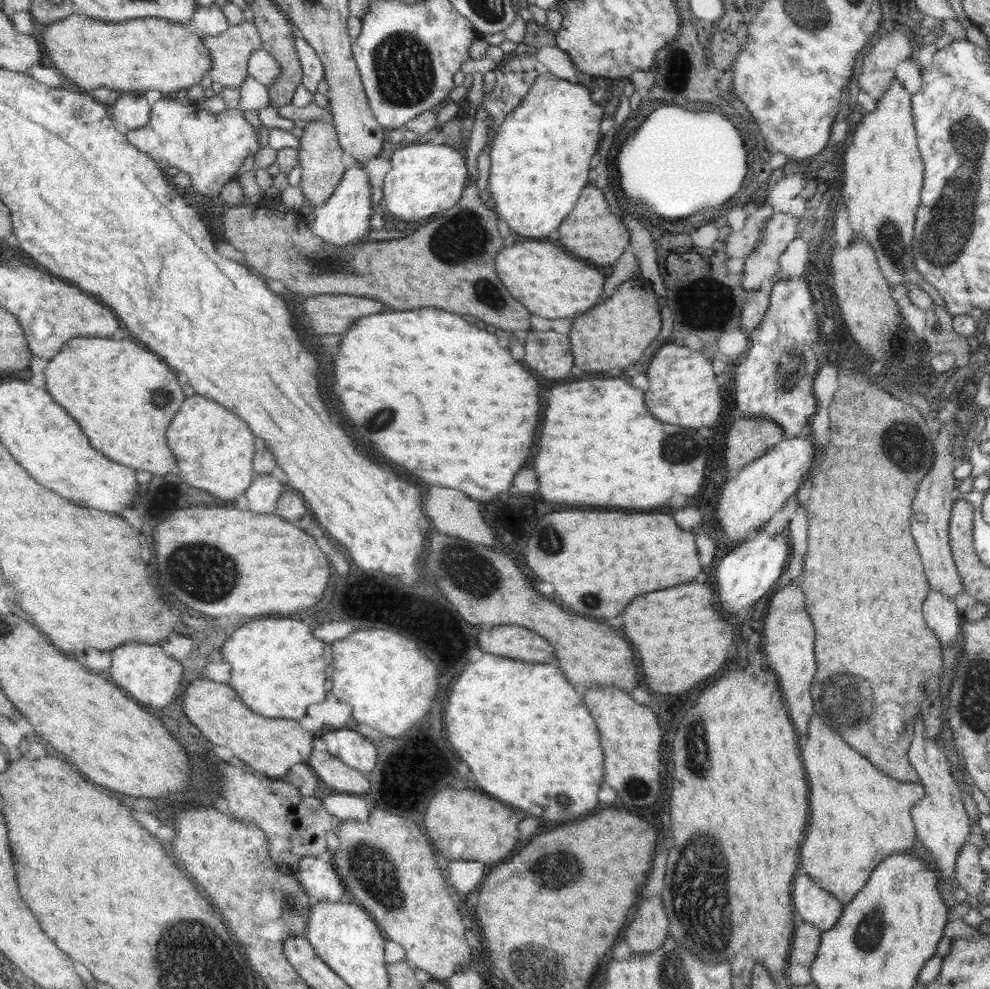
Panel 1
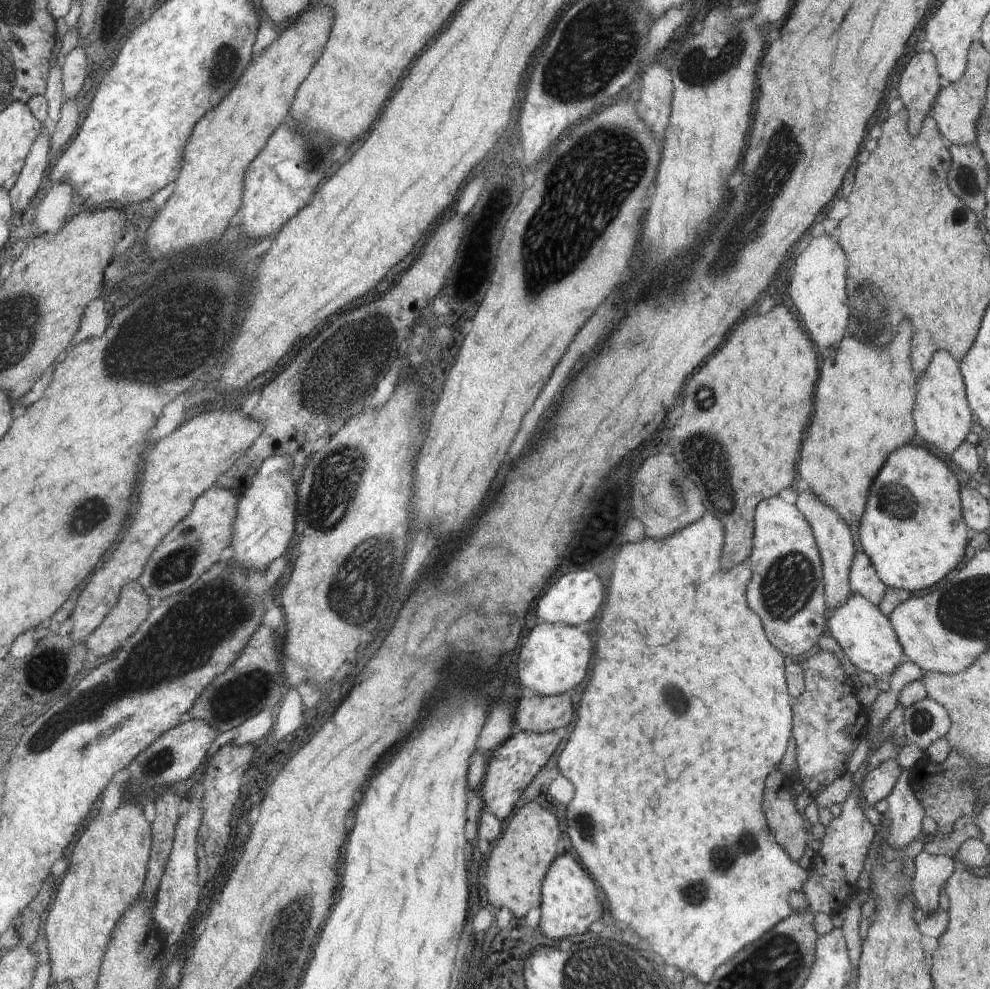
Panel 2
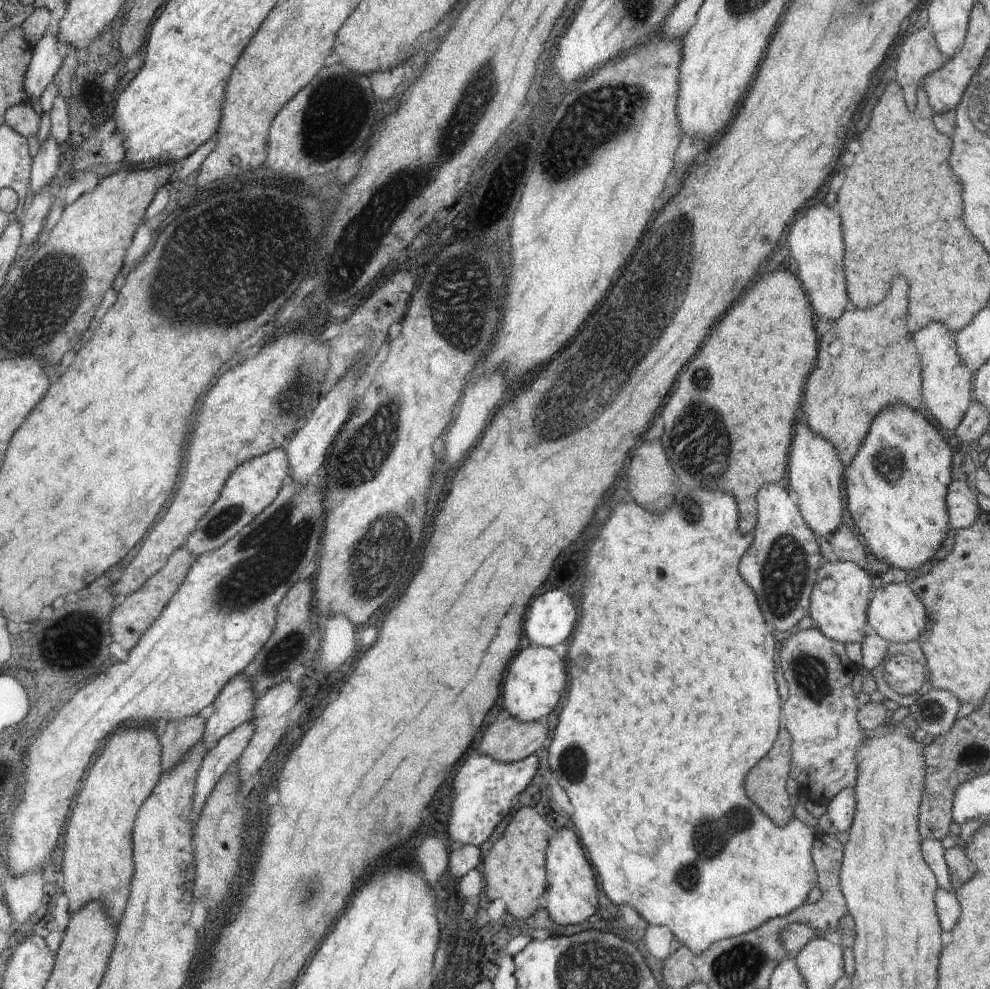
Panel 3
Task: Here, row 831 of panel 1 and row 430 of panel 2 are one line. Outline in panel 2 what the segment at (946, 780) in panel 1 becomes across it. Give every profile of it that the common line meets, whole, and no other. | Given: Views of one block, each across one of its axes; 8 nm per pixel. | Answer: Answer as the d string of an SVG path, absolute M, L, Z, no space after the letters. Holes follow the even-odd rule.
M948 351L934 353L926 372L917 380L913 420L918 438L946 454L952 454L972 430L972 409L966 398L966 389L959 364Z

